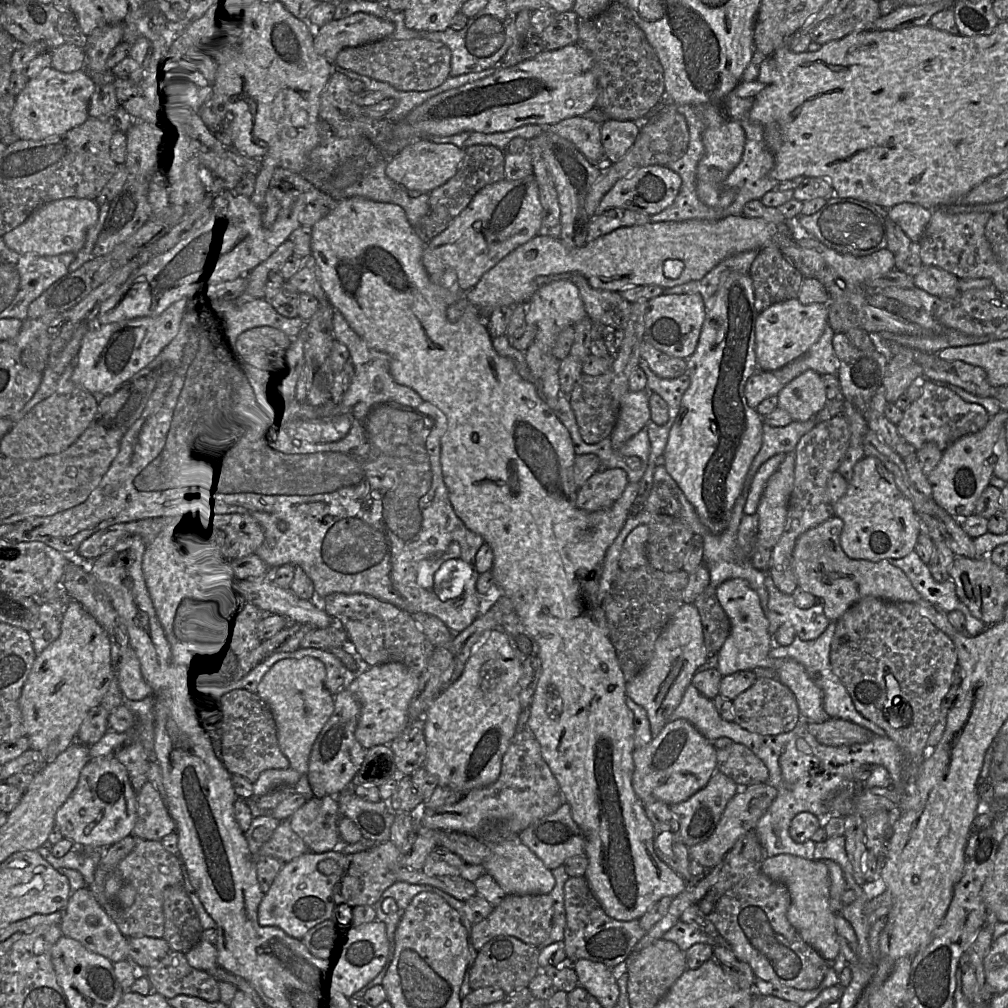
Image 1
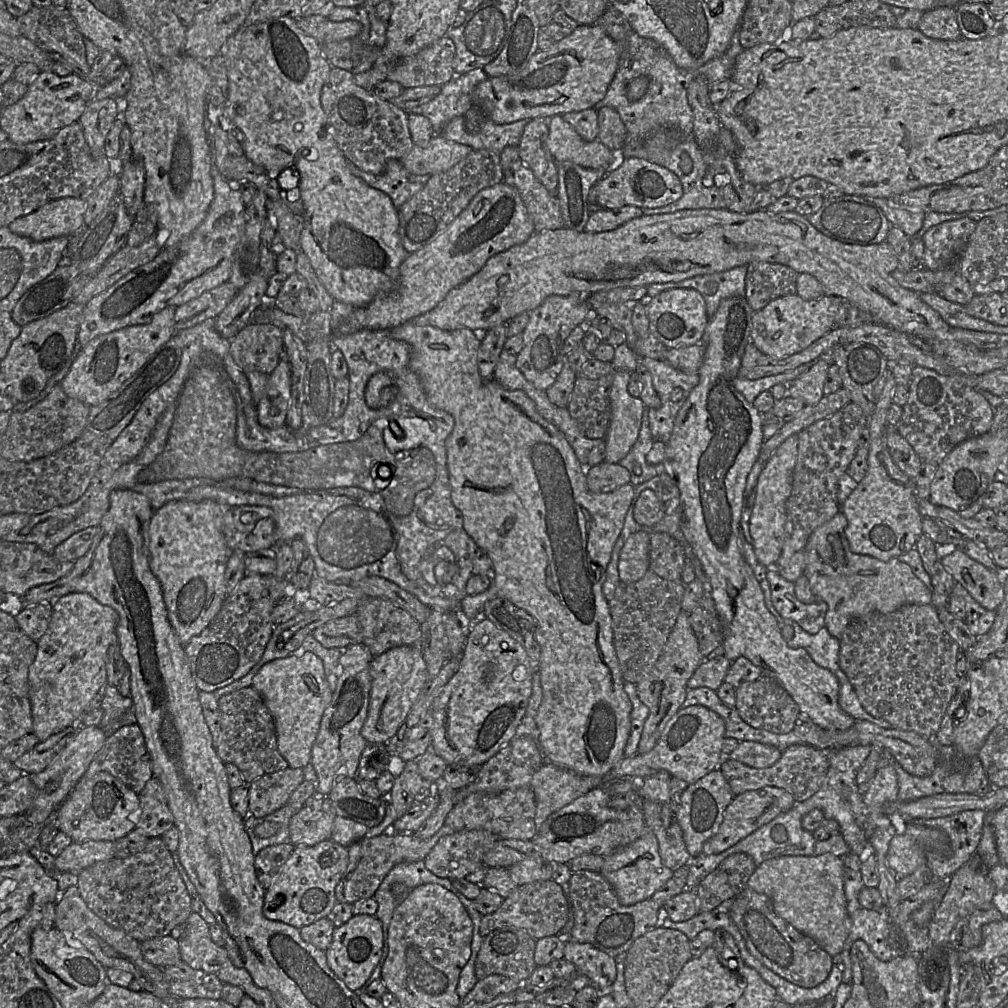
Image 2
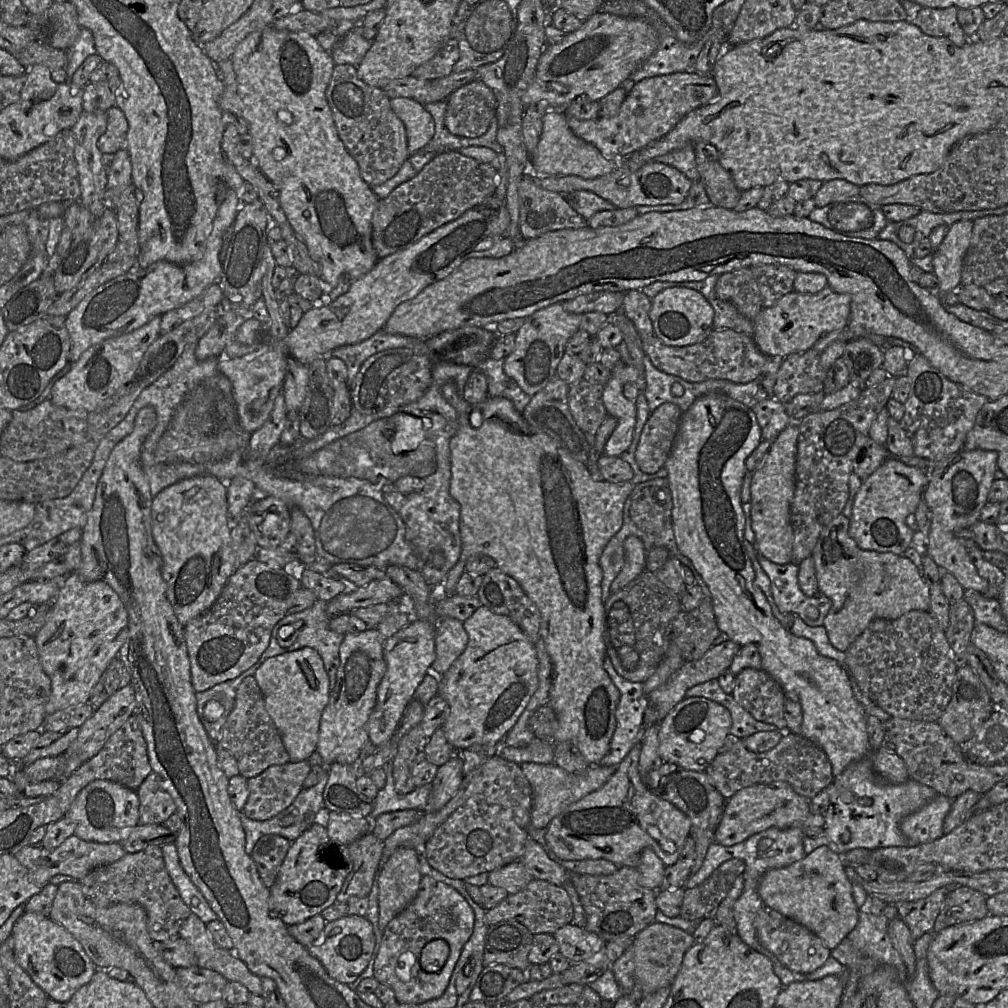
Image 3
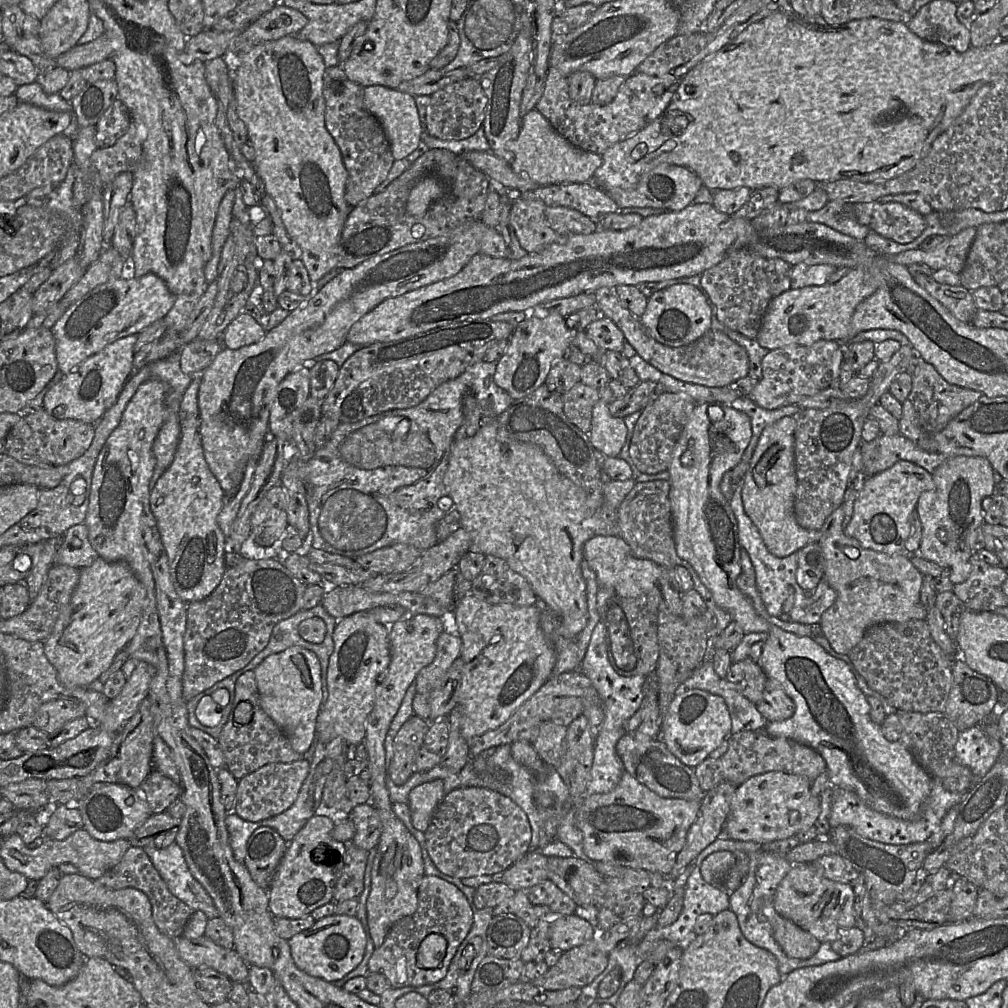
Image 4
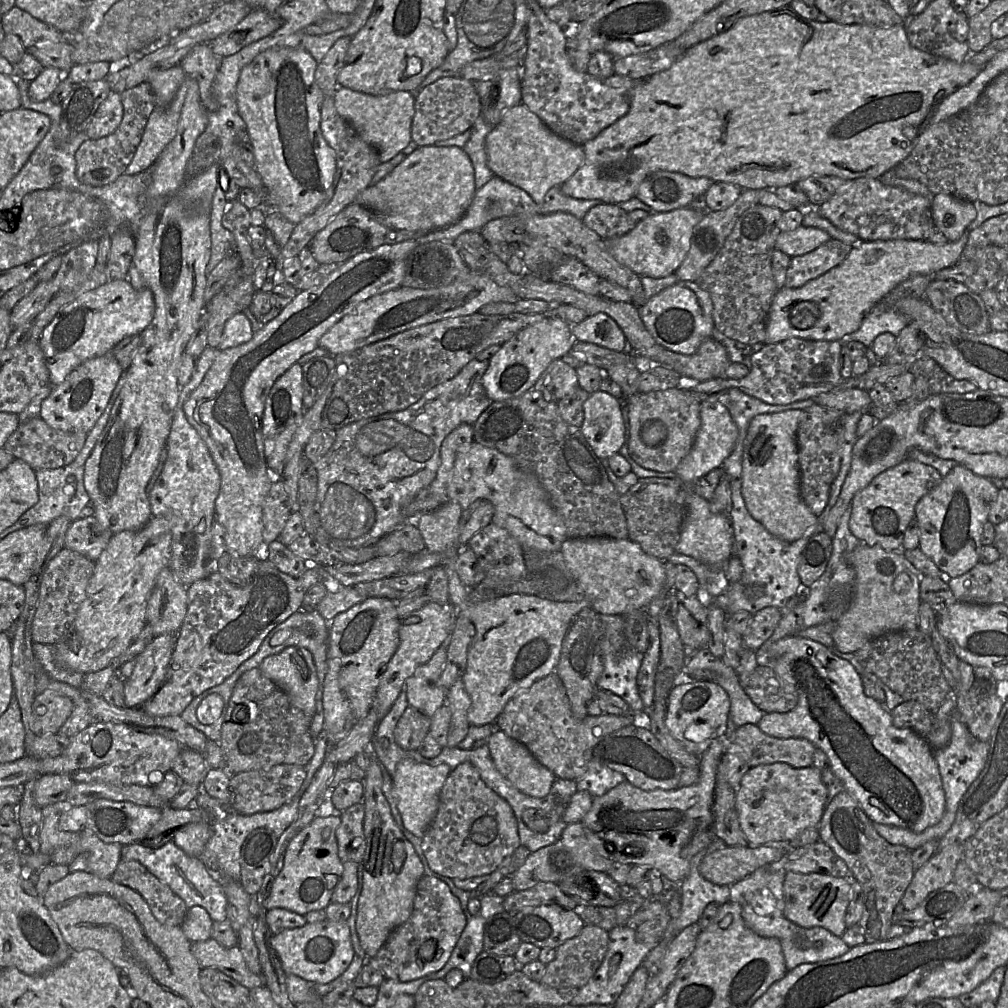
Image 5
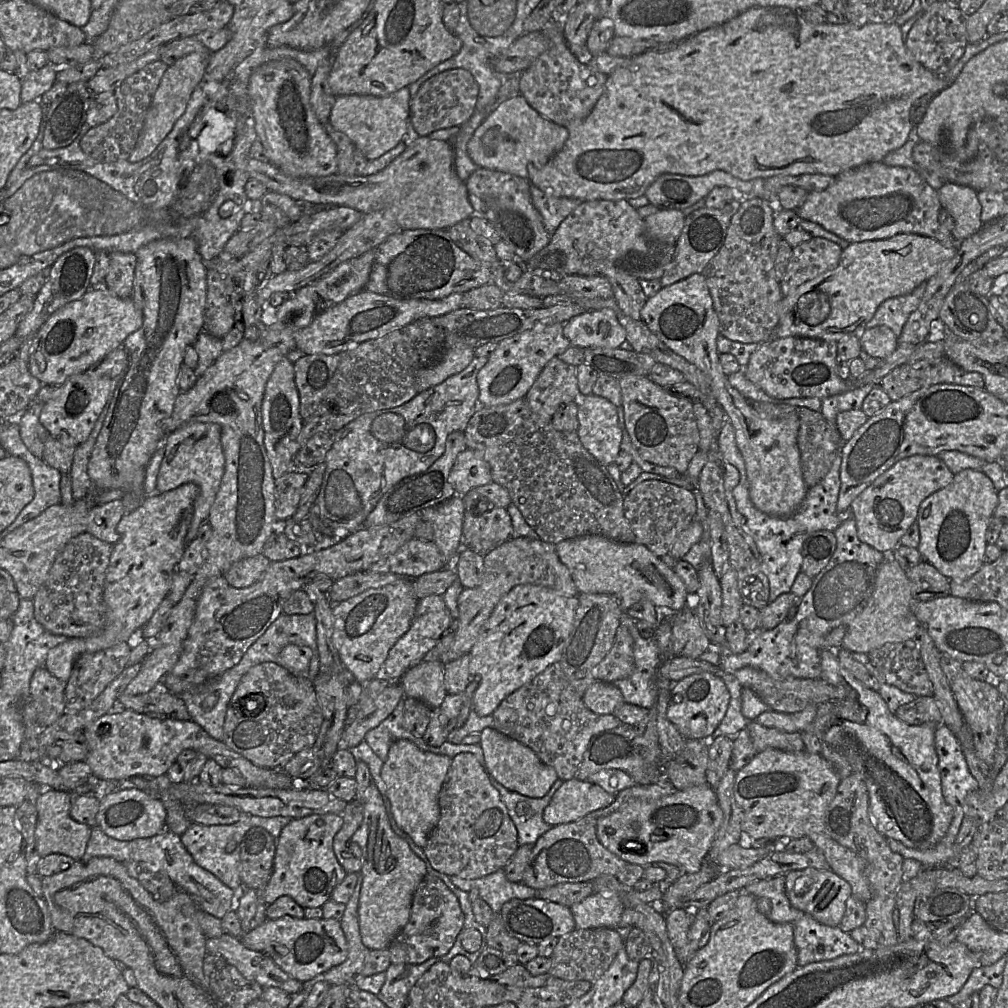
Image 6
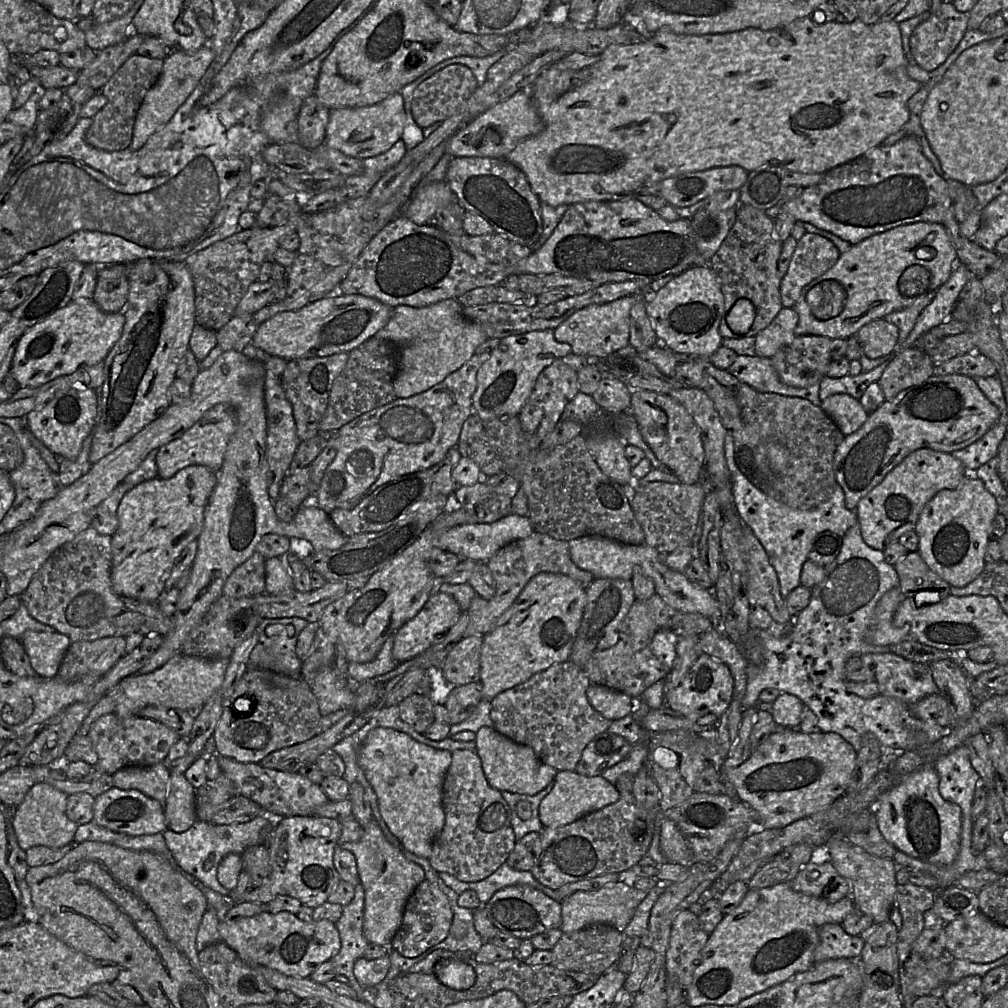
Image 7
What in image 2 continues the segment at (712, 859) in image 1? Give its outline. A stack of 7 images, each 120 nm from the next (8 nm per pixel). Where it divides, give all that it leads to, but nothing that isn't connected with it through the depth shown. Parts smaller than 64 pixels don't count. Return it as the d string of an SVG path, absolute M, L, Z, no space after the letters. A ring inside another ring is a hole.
M763 787L734 796L724 812L723 821L717 833L704 843L702 853L707 855L719 854L727 850L749 834L772 821L779 814L791 809L794 804L794 798L785 790L777 787Z

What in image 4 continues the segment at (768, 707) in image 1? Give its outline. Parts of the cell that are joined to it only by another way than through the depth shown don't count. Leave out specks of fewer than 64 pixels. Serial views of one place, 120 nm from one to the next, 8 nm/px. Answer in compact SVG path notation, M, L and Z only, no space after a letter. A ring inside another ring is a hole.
M745 659L731 663L726 679L734 684L744 697L756 704L762 699L768 676L758 662Z

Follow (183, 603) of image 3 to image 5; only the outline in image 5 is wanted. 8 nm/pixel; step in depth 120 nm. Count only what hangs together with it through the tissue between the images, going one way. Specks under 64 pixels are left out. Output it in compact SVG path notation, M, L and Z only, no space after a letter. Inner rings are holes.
M207 346L198 358L190 380L180 388L166 443L167 459L149 493L152 516L166 519L170 526L170 569L175 578L186 587L216 571L215 562L211 560L211 529L215 520L215 501L219 494L221 478L205 442L187 420L183 405L200 385L218 353L218 348Z

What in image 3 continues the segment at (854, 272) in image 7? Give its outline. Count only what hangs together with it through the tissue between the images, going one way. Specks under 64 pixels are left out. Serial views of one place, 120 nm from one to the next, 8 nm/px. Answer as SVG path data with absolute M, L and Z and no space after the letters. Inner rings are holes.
M971 220L952 224L942 243L932 253L933 273L939 280L939 296L961 286L962 265L970 245L973 226ZM826 287L816 294L792 291L774 305L763 308L754 319L753 340L766 356L786 357L806 351L825 334L843 330L850 321L851 297Z

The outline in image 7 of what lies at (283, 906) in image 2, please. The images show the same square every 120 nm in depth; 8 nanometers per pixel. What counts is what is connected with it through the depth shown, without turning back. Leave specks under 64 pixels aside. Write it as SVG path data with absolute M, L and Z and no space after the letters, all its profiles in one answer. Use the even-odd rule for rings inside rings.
M317 815L282 817L268 843L272 872L260 887L244 893L243 901L269 903L278 895L288 895L313 909L326 902L341 880L333 862L341 833L341 821L334 818Z

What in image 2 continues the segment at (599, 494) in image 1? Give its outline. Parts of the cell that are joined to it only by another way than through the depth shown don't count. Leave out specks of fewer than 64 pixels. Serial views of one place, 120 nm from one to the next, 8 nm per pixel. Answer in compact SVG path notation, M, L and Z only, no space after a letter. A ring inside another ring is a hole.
M605 461L586 468L586 483L591 492L608 493L629 483L630 473L619 463Z

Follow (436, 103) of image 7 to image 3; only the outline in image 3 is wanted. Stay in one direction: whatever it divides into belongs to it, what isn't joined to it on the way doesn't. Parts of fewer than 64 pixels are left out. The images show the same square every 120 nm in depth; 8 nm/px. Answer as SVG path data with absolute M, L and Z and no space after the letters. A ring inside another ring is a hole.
M480 80L461 86L445 102L445 127L455 136L479 137L495 119L495 96Z

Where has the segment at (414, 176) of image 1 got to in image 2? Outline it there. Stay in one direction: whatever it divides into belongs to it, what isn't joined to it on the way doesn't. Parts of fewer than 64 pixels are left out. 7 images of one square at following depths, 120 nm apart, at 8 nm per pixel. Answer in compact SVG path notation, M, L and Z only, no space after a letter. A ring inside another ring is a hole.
M434 135L426 147L414 145L399 161L409 174L432 176L449 170L472 151L469 146Z

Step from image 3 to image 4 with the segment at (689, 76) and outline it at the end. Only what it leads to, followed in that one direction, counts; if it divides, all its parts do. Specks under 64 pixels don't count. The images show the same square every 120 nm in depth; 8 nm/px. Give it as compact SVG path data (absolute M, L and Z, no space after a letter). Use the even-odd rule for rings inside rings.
M549 66L544 91L536 108L568 142L584 151L602 155L614 144L636 134L659 117L670 104L682 78L634 73L627 77L615 98L606 105L582 104L569 95L568 77Z

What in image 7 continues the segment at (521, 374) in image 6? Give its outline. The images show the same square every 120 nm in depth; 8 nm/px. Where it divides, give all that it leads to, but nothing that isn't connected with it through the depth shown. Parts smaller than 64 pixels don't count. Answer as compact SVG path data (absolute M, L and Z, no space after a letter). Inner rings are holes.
M554 329L535 330L502 338L477 372L477 387L472 396L474 413L485 419L518 416L540 372L554 360L571 352L570 344L555 339Z

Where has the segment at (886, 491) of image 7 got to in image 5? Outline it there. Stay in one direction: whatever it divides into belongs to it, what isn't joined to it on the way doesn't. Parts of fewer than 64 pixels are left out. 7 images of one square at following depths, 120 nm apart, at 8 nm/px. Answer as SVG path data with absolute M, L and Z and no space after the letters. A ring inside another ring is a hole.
M907 458L881 472L853 497L849 520L850 531L868 546L880 546L888 551L901 551L904 532L915 517L916 504L939 485L942 478L934 467Z

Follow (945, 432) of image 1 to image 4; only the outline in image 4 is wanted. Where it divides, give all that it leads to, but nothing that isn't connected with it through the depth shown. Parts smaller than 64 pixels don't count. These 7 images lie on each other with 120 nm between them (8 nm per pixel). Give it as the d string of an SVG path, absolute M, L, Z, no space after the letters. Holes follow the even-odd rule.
M916 356L911 361L907 371L912 376L912 390L902 404L903 413L899 421L900 435L907 437L927 452L938 453L935 435L960 412L975 403L982 393L948 383L933 365L920 356Z

